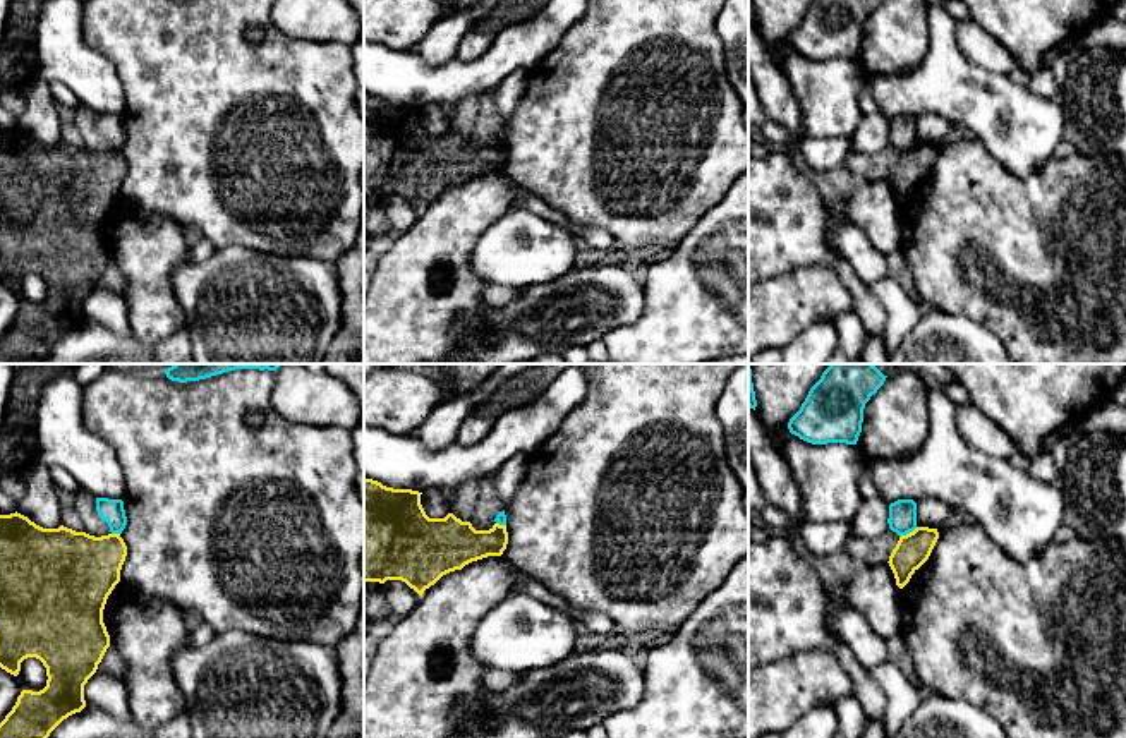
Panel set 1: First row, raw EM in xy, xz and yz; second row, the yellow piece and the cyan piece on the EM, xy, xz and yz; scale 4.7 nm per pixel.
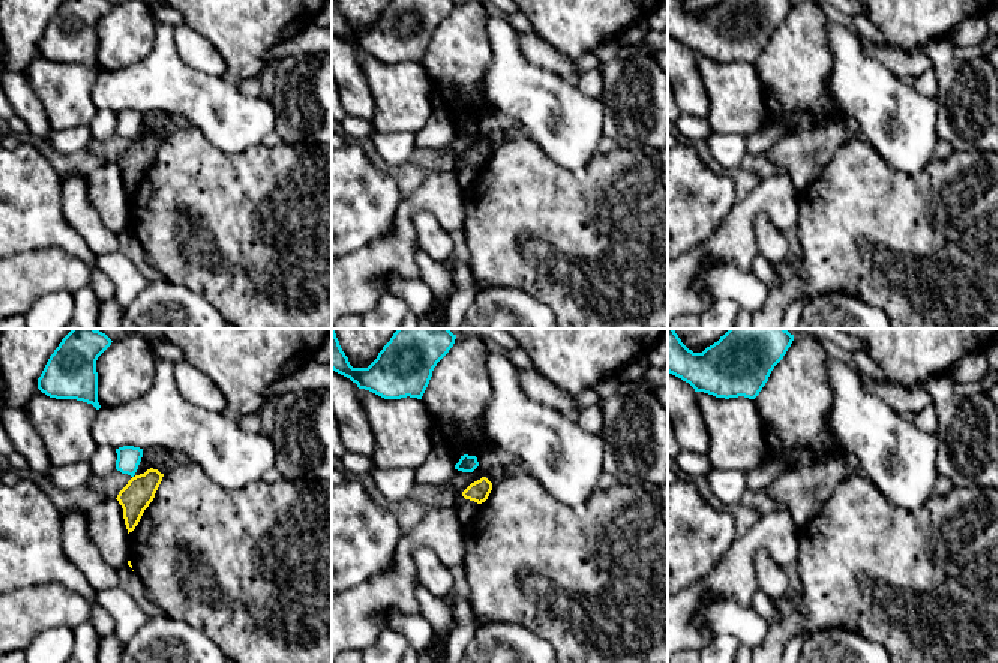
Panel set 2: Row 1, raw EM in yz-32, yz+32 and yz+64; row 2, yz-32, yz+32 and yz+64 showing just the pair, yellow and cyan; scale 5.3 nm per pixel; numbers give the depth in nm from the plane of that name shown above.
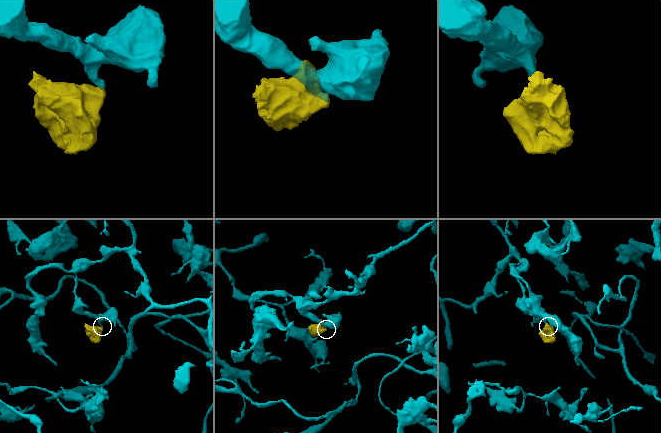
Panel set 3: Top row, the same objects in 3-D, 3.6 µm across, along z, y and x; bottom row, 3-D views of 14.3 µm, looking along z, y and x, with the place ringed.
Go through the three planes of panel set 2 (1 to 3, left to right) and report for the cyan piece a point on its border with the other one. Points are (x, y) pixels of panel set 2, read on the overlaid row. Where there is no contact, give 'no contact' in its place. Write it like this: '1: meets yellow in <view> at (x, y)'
1: no contact
2: no contact
3: no contact

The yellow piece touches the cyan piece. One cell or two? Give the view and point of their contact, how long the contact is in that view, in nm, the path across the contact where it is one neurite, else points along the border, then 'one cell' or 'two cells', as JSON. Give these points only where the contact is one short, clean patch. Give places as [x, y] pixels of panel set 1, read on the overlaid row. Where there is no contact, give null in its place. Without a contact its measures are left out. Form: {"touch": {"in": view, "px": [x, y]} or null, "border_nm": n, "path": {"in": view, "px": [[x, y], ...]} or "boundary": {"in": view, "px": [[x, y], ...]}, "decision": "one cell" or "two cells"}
{"touch": {"in": "yz", "px": [910, 532]}, "border_nm": 100, "boundary": {"in": "yz", "px": [[917, 527], [900, 538]]}, "decision": "two cells"}

